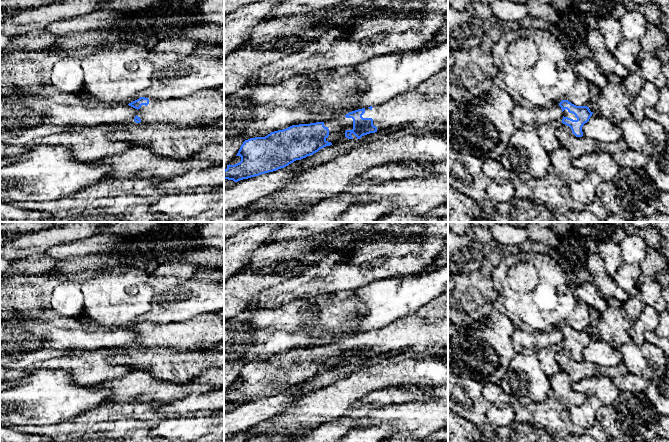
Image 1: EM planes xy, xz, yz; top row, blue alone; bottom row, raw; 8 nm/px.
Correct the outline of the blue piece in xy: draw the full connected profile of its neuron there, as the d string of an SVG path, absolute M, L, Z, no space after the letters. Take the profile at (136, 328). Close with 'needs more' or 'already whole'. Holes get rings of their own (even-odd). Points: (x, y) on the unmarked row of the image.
M224 311L207 312L183 322L157 324L140 321L128 329L137 334L136 347L164 347L176 351L205 349L224 341Z; needs more

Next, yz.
M562 324L559 330L563 336L562 347L569 350L576 361L582 361L582 351L589 345L593 336L587 330L576 330L568 324Z; needs more

